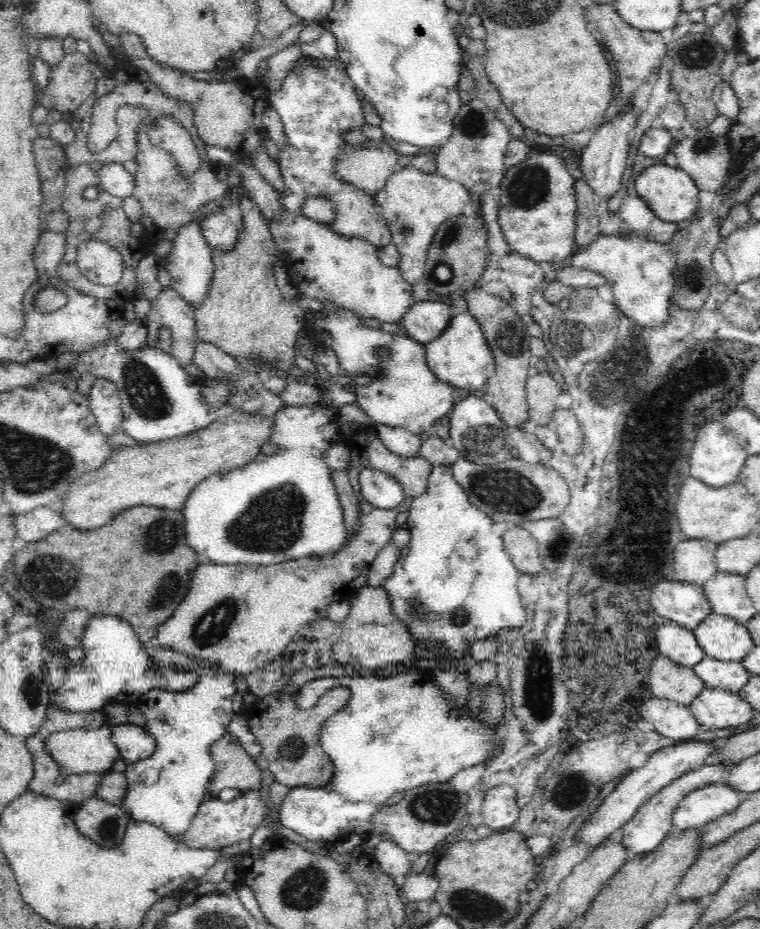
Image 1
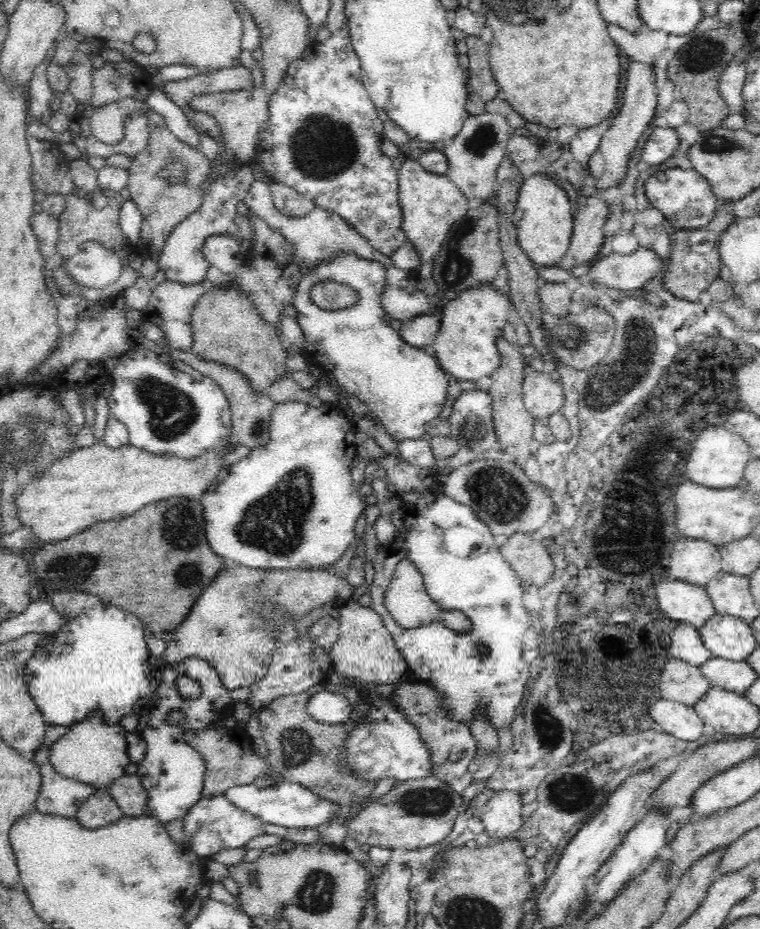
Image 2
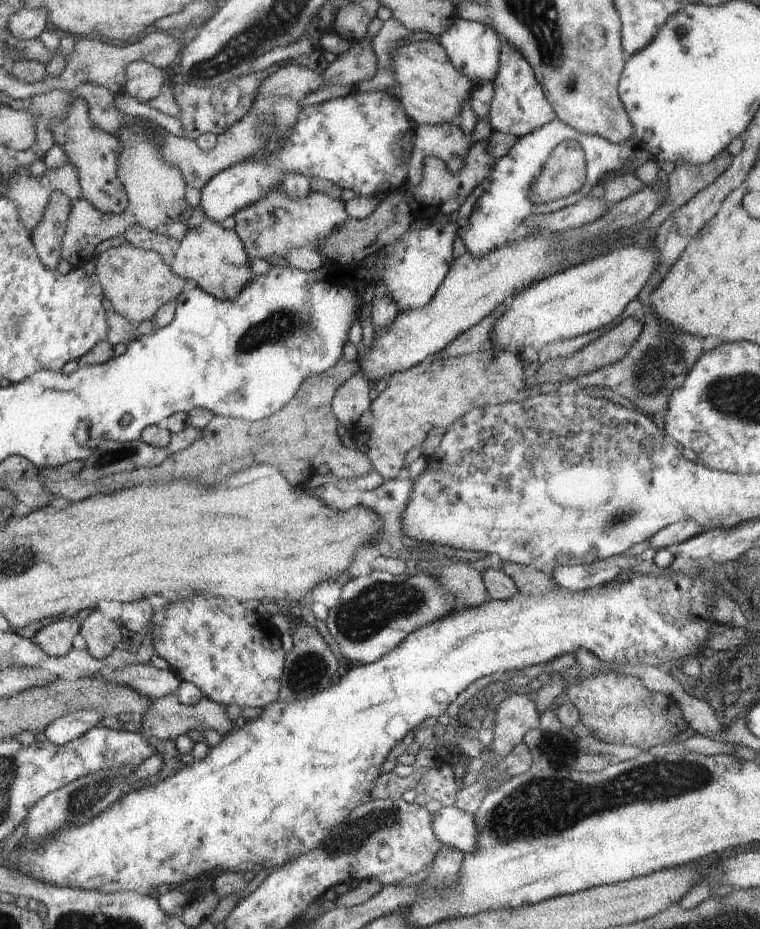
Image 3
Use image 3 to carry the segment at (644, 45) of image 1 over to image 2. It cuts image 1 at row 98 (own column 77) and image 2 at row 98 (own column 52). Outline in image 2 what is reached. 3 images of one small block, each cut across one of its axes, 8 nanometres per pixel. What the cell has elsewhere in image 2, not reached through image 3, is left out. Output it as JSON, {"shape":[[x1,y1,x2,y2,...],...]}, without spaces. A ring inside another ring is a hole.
{"shape":[[630,59,630,62,628,62,622,106,617,116,613,119,612,125,602,137,598,150,590,156,587,165,589,179,590,181,595,181,595,186,598,189,606,190,625,180,620,181,620,176,624,172,623,168,630,160,630,154,636,148,638,138,644,134,646,128,656,118,657,94,652,68,652,65,641,64,636,60]]}

